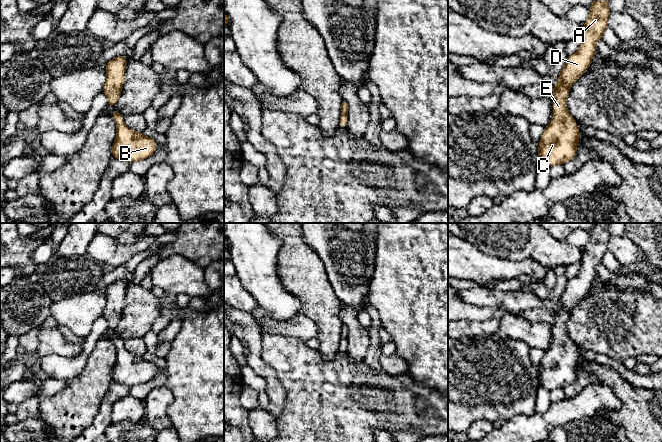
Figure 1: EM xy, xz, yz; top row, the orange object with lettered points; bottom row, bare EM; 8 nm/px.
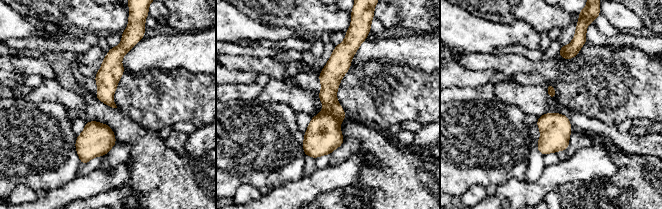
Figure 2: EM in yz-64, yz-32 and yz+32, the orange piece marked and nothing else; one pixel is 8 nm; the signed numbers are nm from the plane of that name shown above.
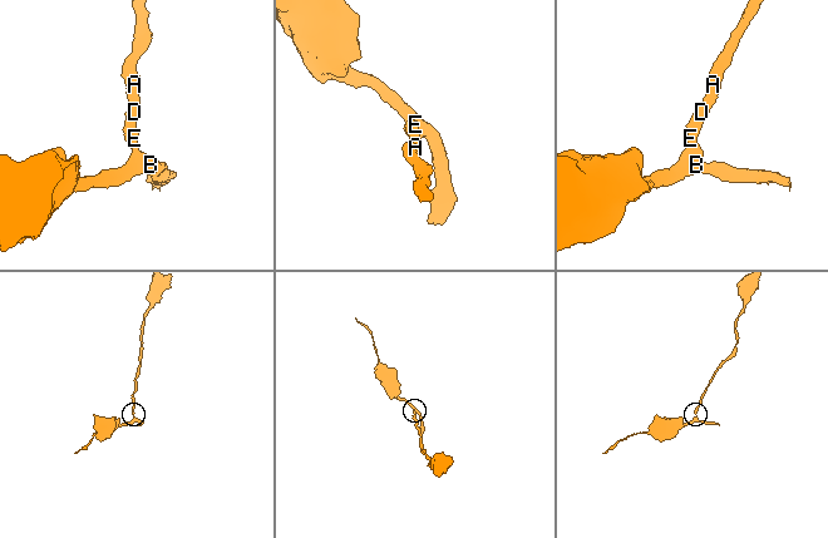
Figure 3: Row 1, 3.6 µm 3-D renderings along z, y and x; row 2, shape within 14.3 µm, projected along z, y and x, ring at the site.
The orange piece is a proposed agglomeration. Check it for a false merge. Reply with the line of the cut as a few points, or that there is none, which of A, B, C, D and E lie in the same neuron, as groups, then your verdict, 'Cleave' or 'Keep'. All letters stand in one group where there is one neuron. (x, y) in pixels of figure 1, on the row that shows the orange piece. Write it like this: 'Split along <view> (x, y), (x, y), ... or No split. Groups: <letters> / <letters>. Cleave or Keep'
No split. Groups: A B C D E. Keep

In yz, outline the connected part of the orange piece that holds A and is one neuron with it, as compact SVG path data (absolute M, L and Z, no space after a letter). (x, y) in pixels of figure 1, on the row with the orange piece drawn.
M595 0L589 7L590 16L583 24L579 50L568 56L559 79L552 88L555 96L552 101L554 117L538 142L538 161L548 167L563 165L577 154L580 133L575 119L568 112L566 99L571 86L591 65L597 52L596 43L603 38L603 32L608 27L608 16L611 13L608 1Z

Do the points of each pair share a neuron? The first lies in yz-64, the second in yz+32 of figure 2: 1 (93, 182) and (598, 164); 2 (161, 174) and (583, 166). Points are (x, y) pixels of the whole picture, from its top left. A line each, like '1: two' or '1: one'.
1: one
2: two

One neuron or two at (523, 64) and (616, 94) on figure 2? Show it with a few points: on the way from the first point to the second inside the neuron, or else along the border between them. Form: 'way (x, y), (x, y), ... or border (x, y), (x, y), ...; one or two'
way (546, 68), (561, 72), (579, 83), (593, 83); one

